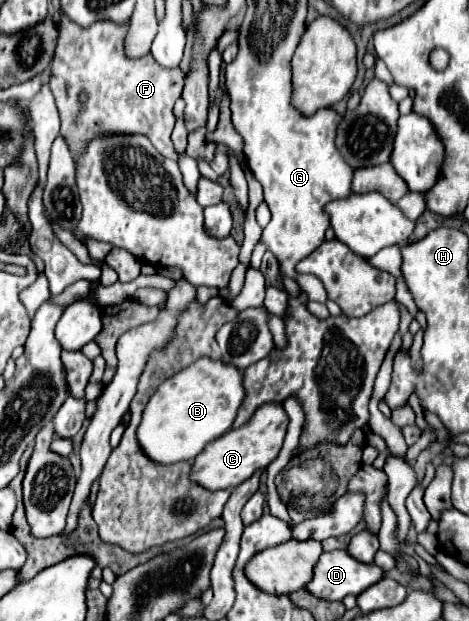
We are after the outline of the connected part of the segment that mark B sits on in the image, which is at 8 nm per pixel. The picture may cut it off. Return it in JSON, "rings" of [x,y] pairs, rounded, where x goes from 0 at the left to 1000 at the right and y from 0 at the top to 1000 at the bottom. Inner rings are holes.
{"rings":[[[418,580],[401,593],[375,599],[328,631],[307,657],[294,709],[311,734],[341,747],[414,741],[431,721],[482,699],[503,676],[512,651],[520,651],[520,612],[507,593],[473,580]]]}

